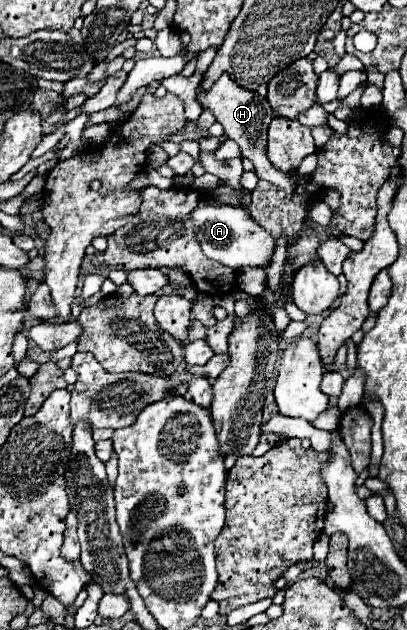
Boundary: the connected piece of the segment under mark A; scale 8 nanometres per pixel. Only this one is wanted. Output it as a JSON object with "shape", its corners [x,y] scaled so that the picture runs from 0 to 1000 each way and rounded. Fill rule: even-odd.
{"shape":[[[501,310],[462,348],[472,351],[482,383],[491,386],[491,392],[511,411],[536,414],[575,430],[590,424],[609,424],[609,421],[654,424],[663,417],[678,386],[663,376],[663,370],[654,370],[614,344],[614,338],[604,338],[604,332],[550,325],[550,322],[536,322],[521,310]]]}

